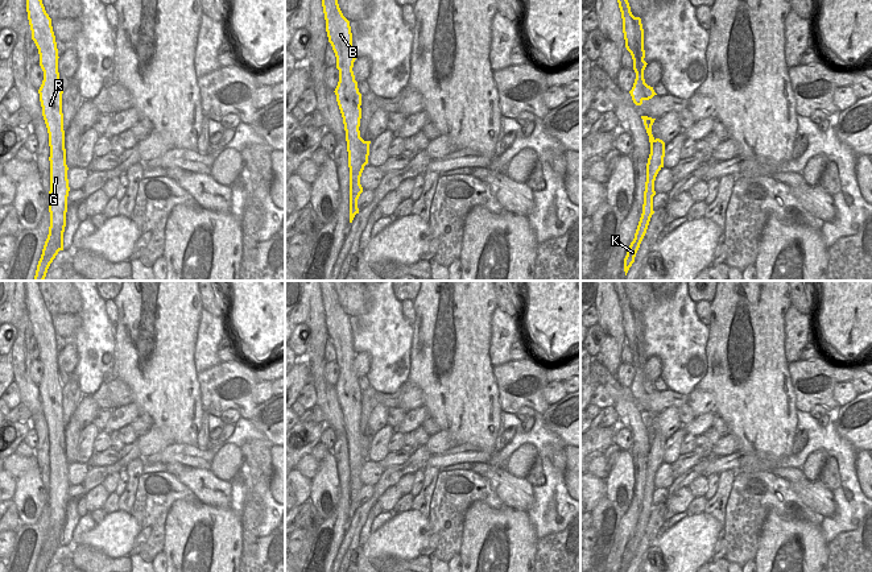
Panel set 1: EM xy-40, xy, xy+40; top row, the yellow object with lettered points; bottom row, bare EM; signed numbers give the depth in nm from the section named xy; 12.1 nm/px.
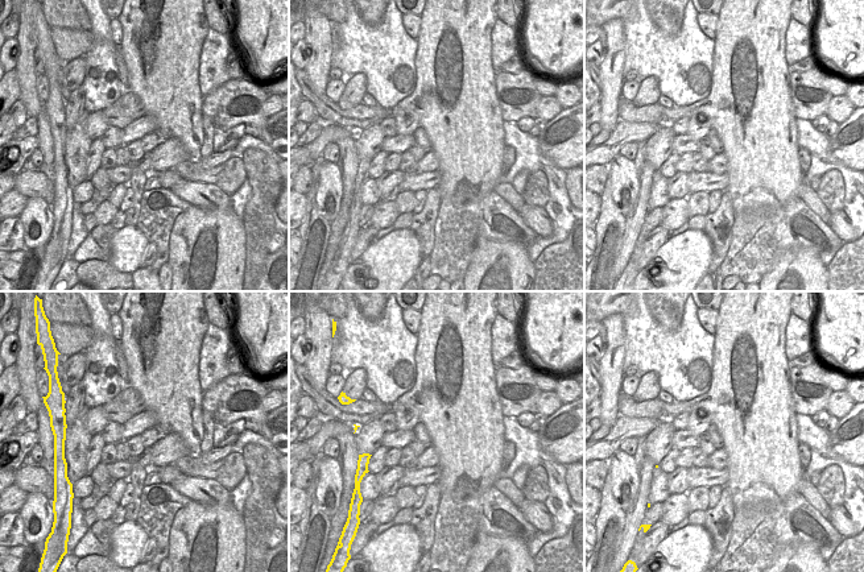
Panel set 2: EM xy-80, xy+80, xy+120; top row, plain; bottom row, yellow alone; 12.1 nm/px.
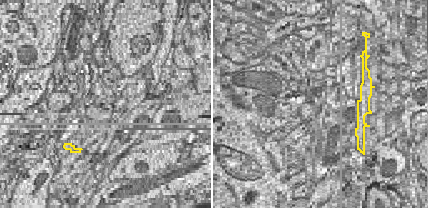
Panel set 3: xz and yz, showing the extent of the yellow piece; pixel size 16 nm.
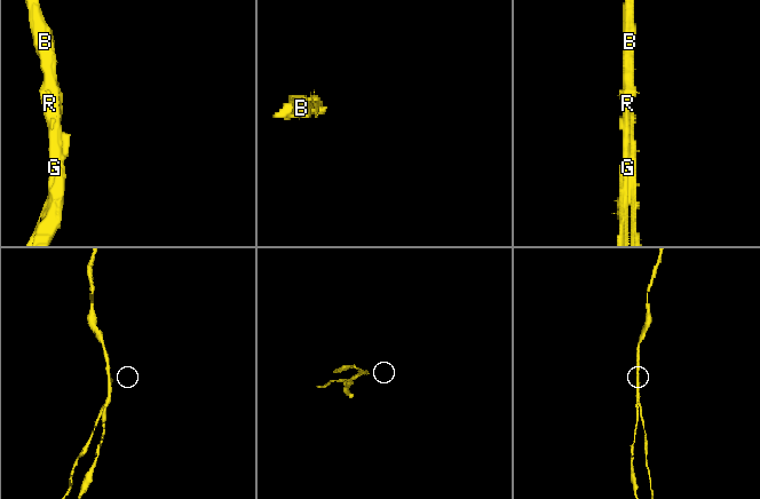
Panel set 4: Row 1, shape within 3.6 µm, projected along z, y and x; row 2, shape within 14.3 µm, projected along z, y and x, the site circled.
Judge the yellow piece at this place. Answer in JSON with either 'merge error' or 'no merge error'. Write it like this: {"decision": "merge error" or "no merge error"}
{"decision": "merge error"}

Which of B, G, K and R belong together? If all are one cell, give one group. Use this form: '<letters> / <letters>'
B G R / K

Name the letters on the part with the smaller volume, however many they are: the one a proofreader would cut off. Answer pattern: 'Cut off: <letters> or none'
Cut off: K

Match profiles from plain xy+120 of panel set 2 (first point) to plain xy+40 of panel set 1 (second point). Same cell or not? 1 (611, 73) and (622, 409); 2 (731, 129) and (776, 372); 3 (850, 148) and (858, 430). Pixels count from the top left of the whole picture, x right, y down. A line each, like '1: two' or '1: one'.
1: two
2: one
3: one

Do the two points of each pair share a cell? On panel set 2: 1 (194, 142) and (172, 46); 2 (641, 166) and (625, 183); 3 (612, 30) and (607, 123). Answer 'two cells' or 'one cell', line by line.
1: one cell
2: two cells
3: one cell

